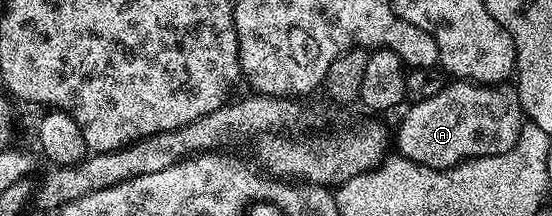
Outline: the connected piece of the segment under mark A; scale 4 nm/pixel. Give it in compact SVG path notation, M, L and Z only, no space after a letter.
M469 81L447 82L436 97L410 103L405 111L406 116L398 127L397 154L438 171L468 159L508 153L516 145L524 122L522 103L513 86Z

